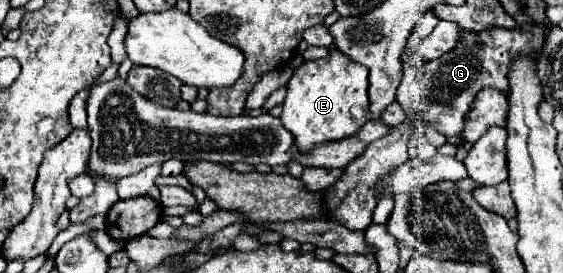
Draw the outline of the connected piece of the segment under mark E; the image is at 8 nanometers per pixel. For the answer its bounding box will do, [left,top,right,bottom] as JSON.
[280,49,368,151]

